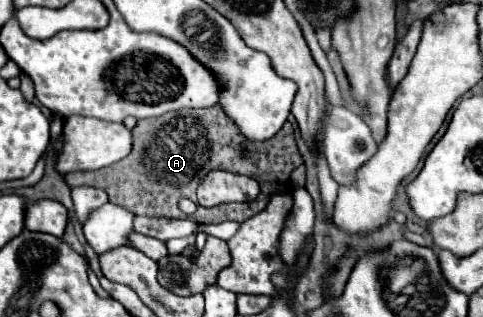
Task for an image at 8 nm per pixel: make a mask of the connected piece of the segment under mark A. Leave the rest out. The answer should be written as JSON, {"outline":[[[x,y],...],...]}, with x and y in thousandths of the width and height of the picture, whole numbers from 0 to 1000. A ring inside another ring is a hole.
{"outline":[[[441,331],[429,344],[371,344],[350,350],[333,369],[292,375],[275,407],[275,476],[230,527],[213,527],[205,539],[164,539],[135,552],[143,590],[159,584],[188,584],[217,596],[226,634],[238,647],[259,653],[275,678],[304,678],[304,685],[350,685],[350,691],[387,691],[383,672],[371,666],[366,634],[375,621],[408,628],[404,603],[416,565],[441,533],[466,533],[478,546],[503,546],[528,558],[540,584],[540,609],[520,640],[470,640],[453,653],[408,653],[395,678],[404,703],[462,703],[462,697],[491,697],[503,703],[507,691],[540,672],[561,628],[561,609],[586,596],[586,552],[590,552],[590,603],[598,603],[598,552],[611,527],[627,514],[611,438],[602,388],[590,388],[578,426],[561,432],[545,451],[520,451],[495,426],[495,407],[470,363],[462,363],[462,338]]]}

